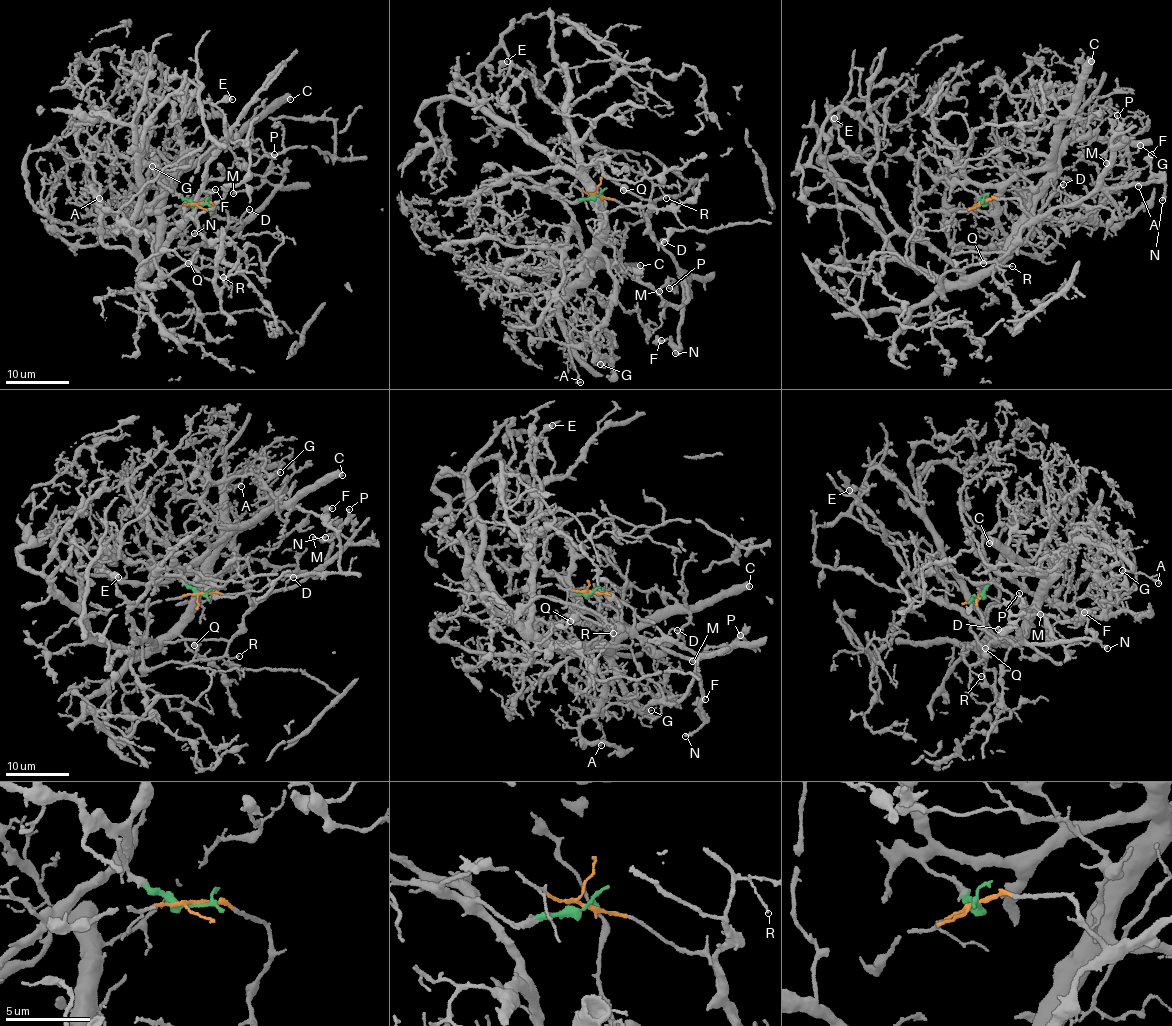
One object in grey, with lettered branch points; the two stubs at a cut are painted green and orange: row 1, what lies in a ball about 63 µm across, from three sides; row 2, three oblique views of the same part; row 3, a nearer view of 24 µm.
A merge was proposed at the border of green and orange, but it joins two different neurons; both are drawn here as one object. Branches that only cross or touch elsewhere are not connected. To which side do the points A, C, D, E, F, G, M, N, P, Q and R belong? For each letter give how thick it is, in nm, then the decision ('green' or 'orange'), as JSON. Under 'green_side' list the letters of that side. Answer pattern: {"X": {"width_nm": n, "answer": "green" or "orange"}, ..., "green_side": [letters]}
{"A": {"width_nm": 150, "answer": "green"}, "C": {"width_nm": 500, "answer": "green"}, "D": {"width_nm": 120, "answer": "orange"}, "E": {"width_nm": 480, "answer": "green"}, "F": {"width_nm": 320, "answer": "orange"}, "G": {"width_nm": 80, "answer": "green"}, "M": {"width_nm": 240, "answer": "orange"}, "N": {"width_nm": 240, "answer": "orange"}, "P": {"width_nm": 160, "answer": "orange"}, "Q": {"width_nm": 550, "answer": "orange"}, "R": {"width_nm": 130, "answer": "orange"}, "green_side": ["A", "C", "E", "G"]}

